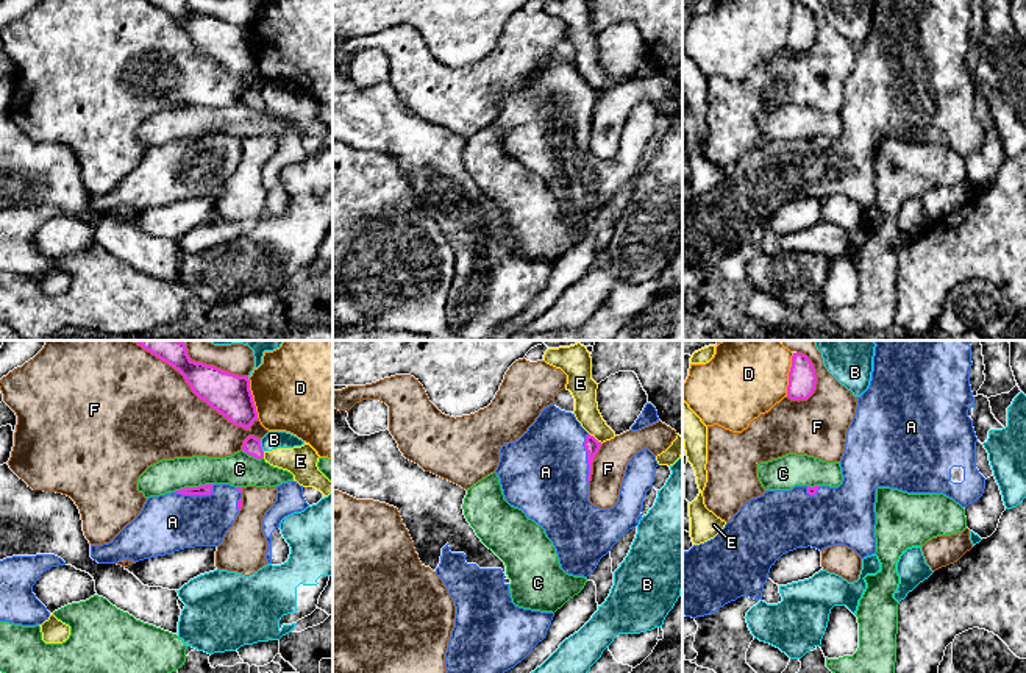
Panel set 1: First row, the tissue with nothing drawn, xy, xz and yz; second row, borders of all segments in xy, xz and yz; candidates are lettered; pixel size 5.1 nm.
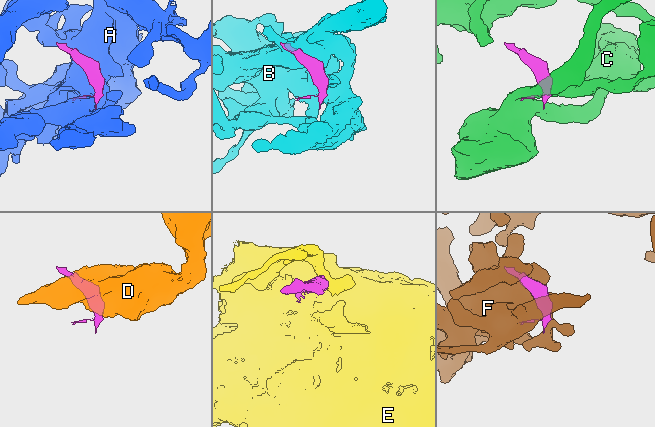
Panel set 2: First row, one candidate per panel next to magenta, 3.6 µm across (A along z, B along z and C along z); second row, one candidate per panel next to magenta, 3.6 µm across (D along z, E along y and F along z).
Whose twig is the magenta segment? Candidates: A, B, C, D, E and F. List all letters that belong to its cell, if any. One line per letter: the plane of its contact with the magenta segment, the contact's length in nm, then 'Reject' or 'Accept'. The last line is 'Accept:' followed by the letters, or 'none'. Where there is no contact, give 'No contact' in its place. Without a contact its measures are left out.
A: Touches magenta in xz. Shared border 260 nm. Accept
B: Touches magenta in xy. Shared border 70 nm. Reject
C: Touches magenta in xy. Shared border 220 nm. Reject
D: Touches magenta in yz. Shared border 220 nm. Reject
E: Touches magenta in xz. Shared border 90 nm. Reject
F: Touches magenta in xy. Shared border 700 nm. Reject
Accept: A

